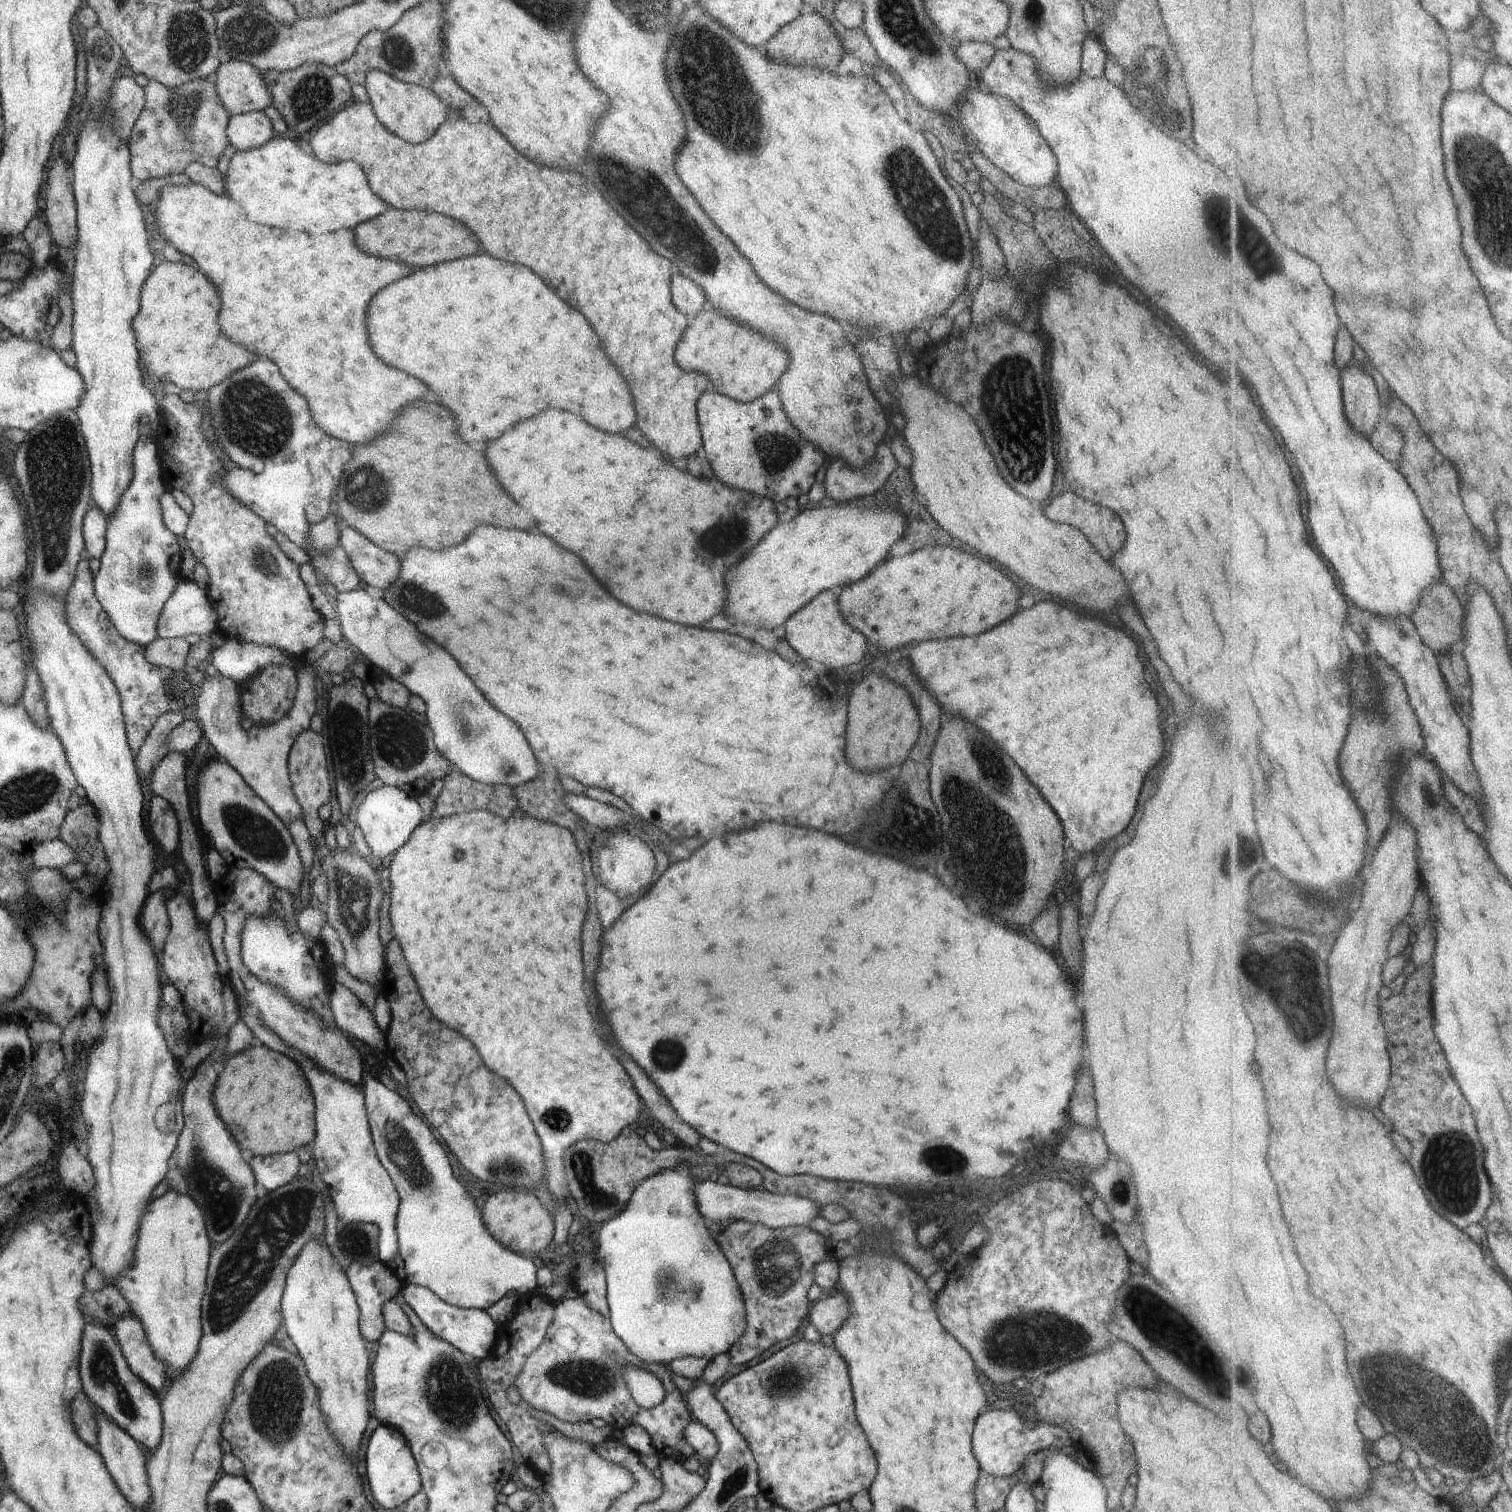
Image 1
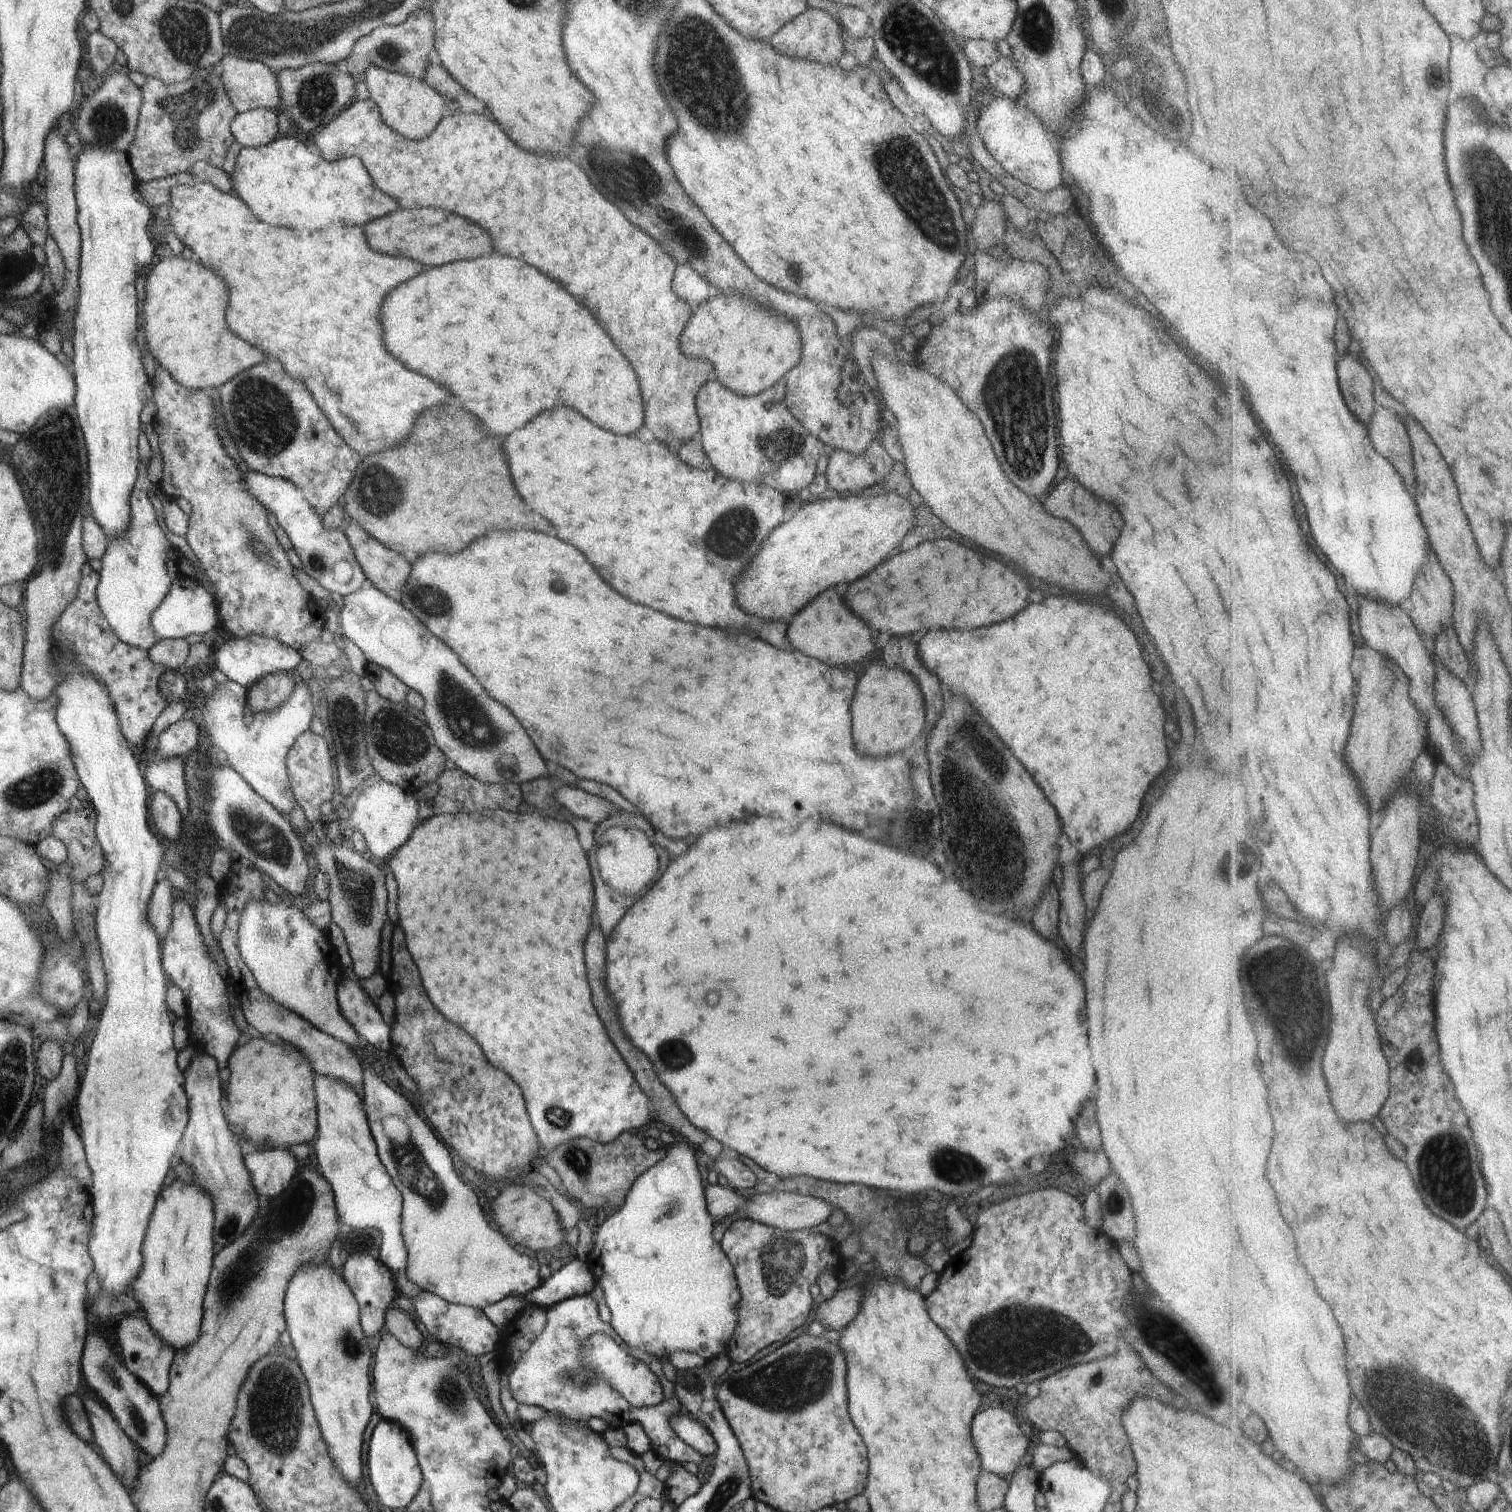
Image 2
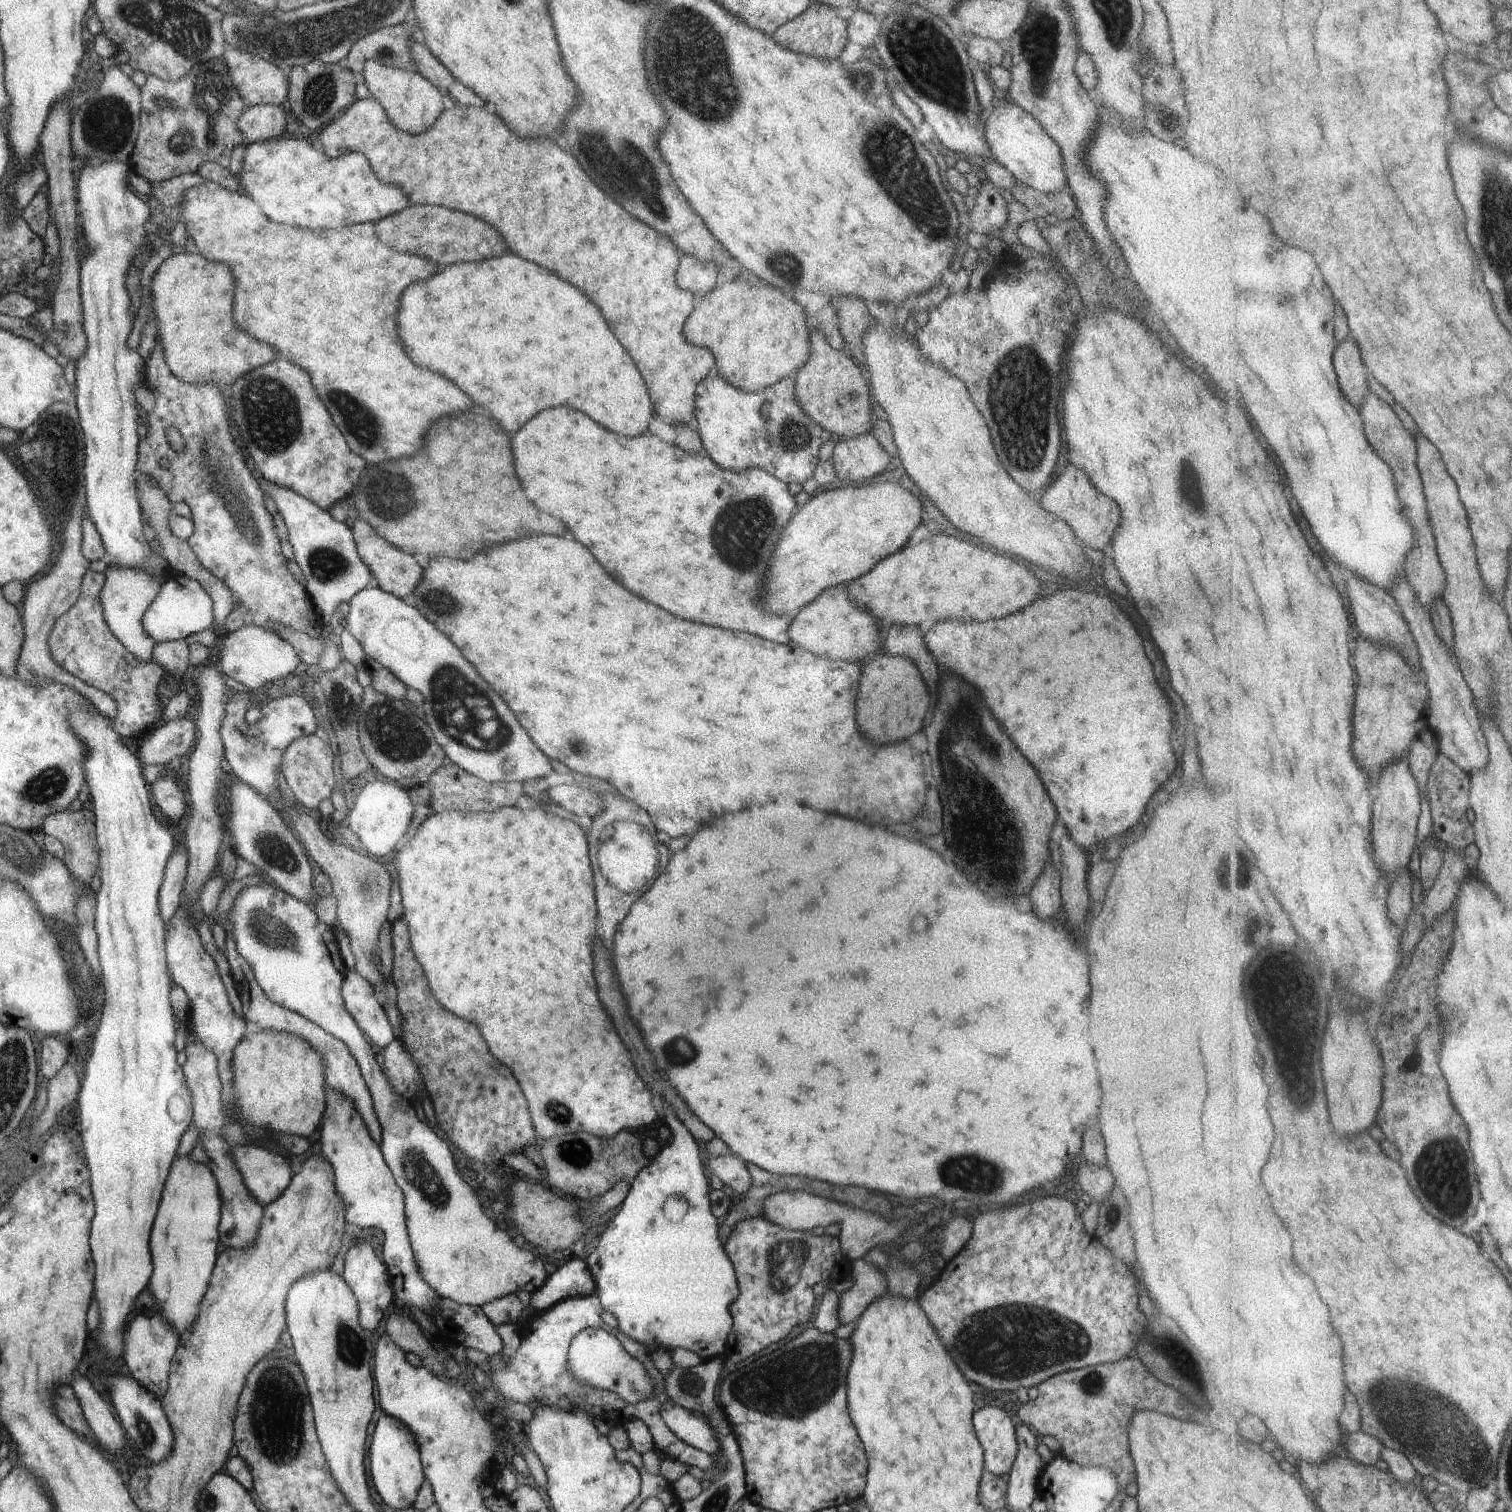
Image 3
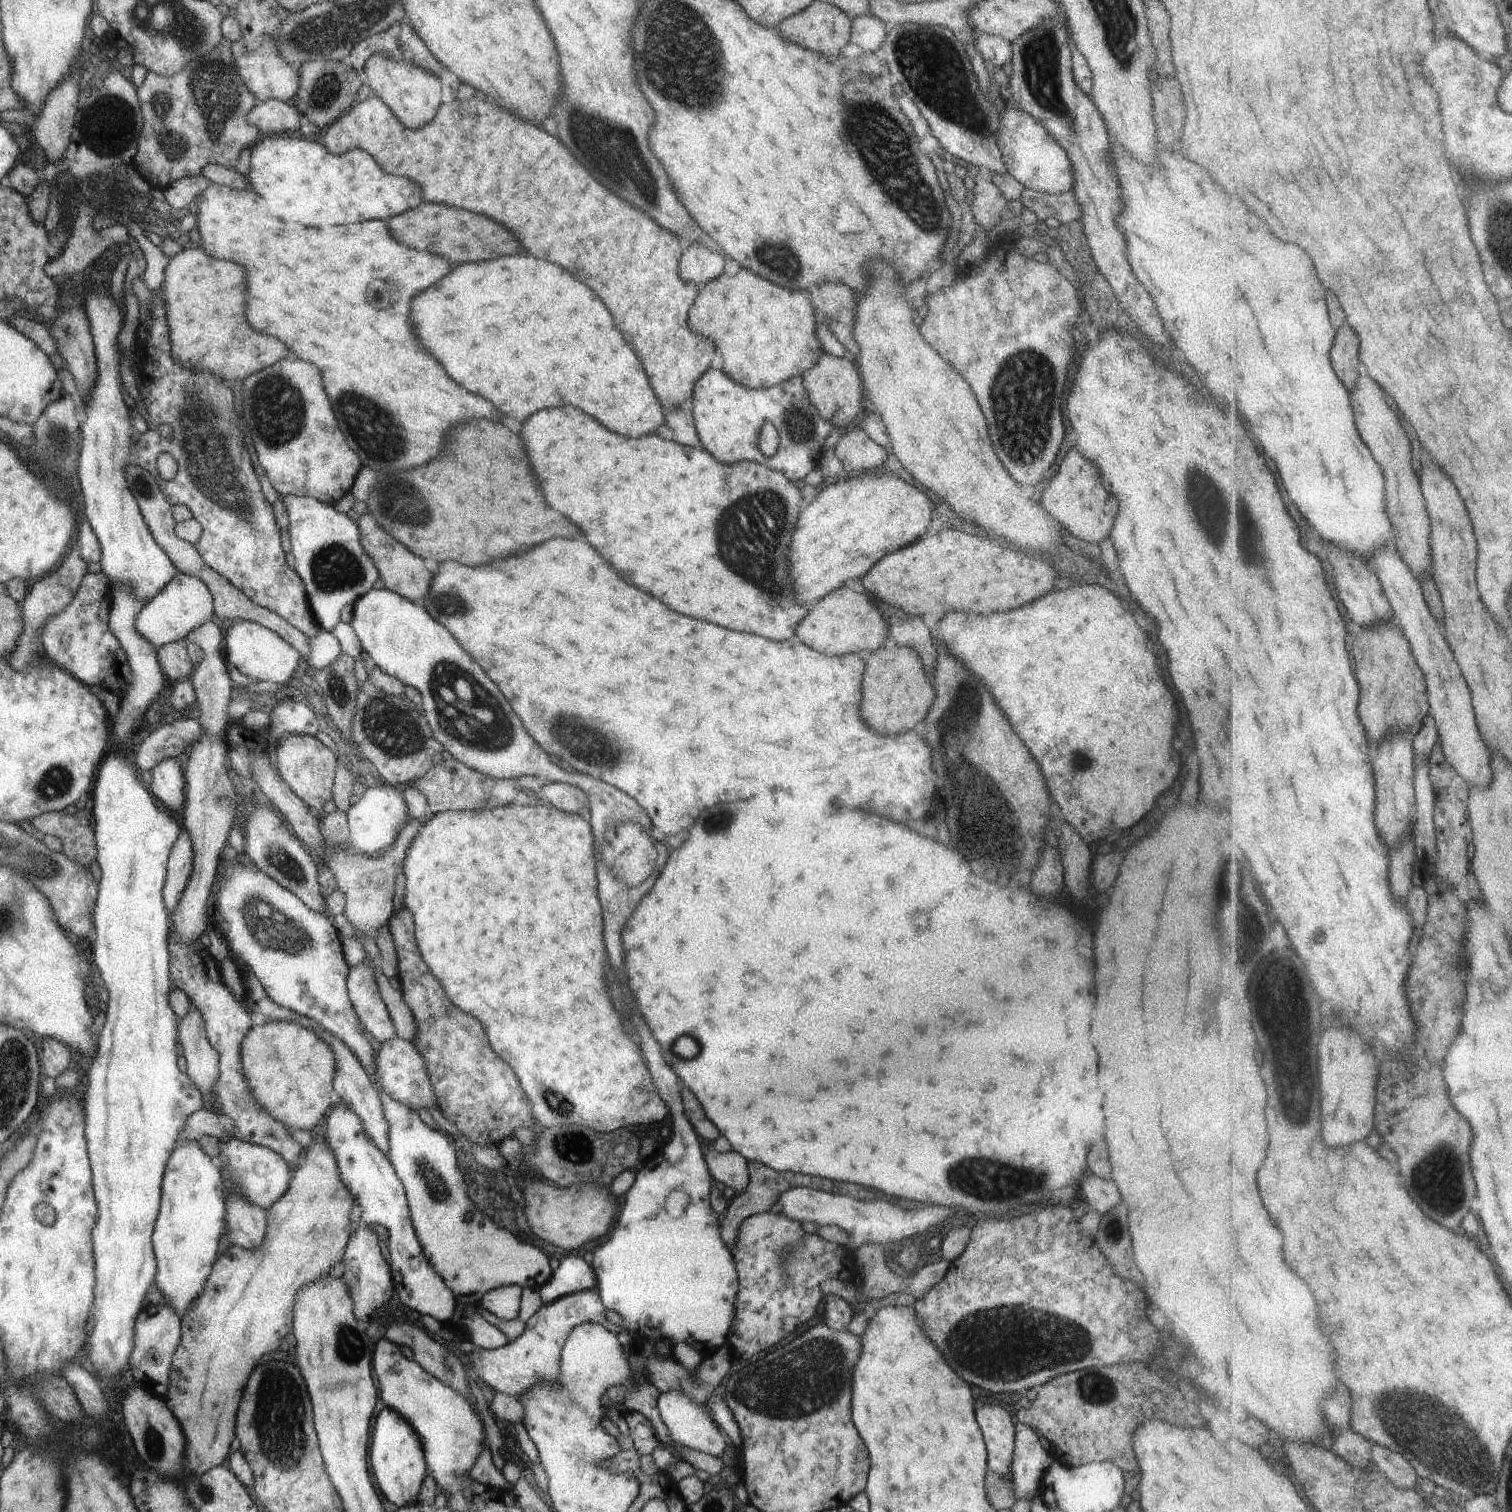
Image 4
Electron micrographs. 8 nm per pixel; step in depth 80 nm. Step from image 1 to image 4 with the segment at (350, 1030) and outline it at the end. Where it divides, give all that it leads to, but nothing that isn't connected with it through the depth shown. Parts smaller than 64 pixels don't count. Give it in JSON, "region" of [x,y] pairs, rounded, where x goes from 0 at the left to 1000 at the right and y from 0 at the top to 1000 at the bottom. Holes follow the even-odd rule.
{"region":[[[243,633],[233,640],[229,644],[229,657],[241,683],[245,683],[251,690],[254,690],[262,685],[261,679],[248,650],[247,640]]]}

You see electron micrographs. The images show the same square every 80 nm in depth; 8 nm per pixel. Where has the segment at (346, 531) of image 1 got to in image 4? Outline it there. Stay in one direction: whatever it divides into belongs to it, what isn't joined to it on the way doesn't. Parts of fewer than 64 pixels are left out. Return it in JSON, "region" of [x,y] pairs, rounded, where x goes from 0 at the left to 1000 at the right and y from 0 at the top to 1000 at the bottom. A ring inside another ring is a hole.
{"region":[[[241,339],[236,345],[239,362],[243,365],[245,370],[247,372],[251,382],[254,385],[254,389],[261,392],[271,397],[276,397],[284,392],[285,378],[280,375],[280,369],[272,366],[269,361],[263,358],[259,354],[257,353],[246,343],[246,341]]]}

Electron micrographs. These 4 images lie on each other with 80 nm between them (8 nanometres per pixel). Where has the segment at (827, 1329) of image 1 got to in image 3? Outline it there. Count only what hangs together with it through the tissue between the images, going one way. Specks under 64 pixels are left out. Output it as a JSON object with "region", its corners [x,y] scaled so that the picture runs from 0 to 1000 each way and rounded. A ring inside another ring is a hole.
{"region":[[[564,833],[563,835],[563,845],[565,848],[563,851],[559,854],[555,855],[554,870],[556,876],[566,876],[570,870],[572,865],[579,859],[587,855],[587,847],[583,840],[581,840],[579,836],[569,833]]]}

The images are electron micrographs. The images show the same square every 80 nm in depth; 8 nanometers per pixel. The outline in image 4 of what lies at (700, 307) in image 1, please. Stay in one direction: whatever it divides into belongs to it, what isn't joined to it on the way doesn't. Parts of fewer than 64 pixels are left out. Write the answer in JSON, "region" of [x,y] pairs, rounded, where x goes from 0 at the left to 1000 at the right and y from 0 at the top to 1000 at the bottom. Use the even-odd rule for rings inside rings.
{"region":[[[468,158],[456,162],[449,172],[449,183],[464,191],[478,181],[479,171],[480,169]]]}

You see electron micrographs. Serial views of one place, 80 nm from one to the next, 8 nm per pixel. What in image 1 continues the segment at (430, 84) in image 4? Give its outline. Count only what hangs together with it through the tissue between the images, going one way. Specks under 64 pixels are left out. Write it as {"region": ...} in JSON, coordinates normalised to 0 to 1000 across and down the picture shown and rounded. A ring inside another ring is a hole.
{"region":[[[245,46],[241,50],[241,58],[244,63],[249,79],[258,87],[265,90],[269,94],[278,95],[286,91],[290,83],[295,81],[298,76],[296,69],[286,59],[265,54],[250,46]]]}

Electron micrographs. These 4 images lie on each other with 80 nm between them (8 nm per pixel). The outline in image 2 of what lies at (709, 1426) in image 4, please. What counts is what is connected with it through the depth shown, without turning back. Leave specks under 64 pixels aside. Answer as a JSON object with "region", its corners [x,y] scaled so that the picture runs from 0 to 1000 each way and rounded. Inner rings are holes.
{"region":[[[452,933],[443,938],[443,944],[466,964],[470,966],[474,960],[474,955],[470,946]]]}

